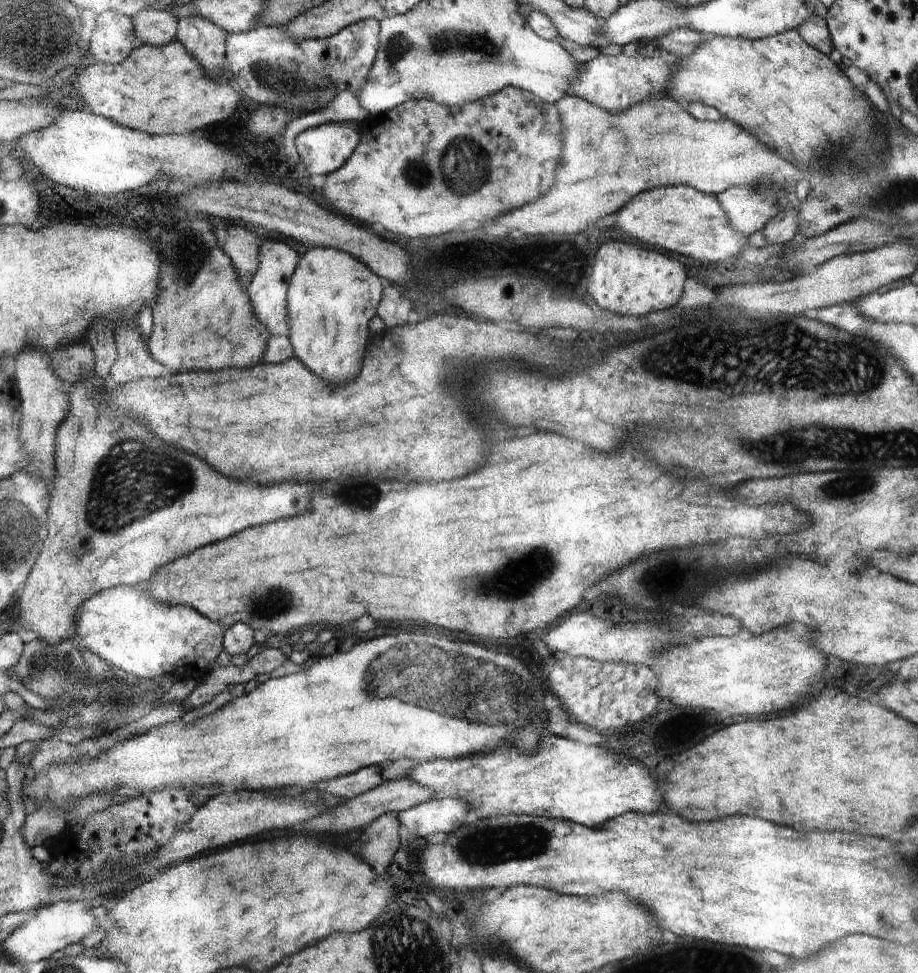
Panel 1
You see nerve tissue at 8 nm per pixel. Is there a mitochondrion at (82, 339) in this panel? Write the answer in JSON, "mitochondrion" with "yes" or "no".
{"mitochondrion":"no"}

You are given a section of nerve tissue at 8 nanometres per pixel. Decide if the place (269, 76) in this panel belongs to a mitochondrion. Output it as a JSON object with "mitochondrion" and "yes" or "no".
{"mitochondrion":"yes"}

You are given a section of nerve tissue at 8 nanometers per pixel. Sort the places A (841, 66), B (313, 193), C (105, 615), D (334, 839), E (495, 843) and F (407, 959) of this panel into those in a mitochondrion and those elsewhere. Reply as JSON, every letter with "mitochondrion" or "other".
{"A":"other","B":"other","C":"other","D":"other","E":"mitochondrion","F":"mitochondrion"}

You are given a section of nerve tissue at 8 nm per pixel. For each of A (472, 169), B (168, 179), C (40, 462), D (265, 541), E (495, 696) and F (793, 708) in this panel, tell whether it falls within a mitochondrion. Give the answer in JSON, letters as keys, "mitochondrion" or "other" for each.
{"A":"mitochondrion","B":"other","C":"other","D":"other","E":"mitochondrion","F":"other"}

